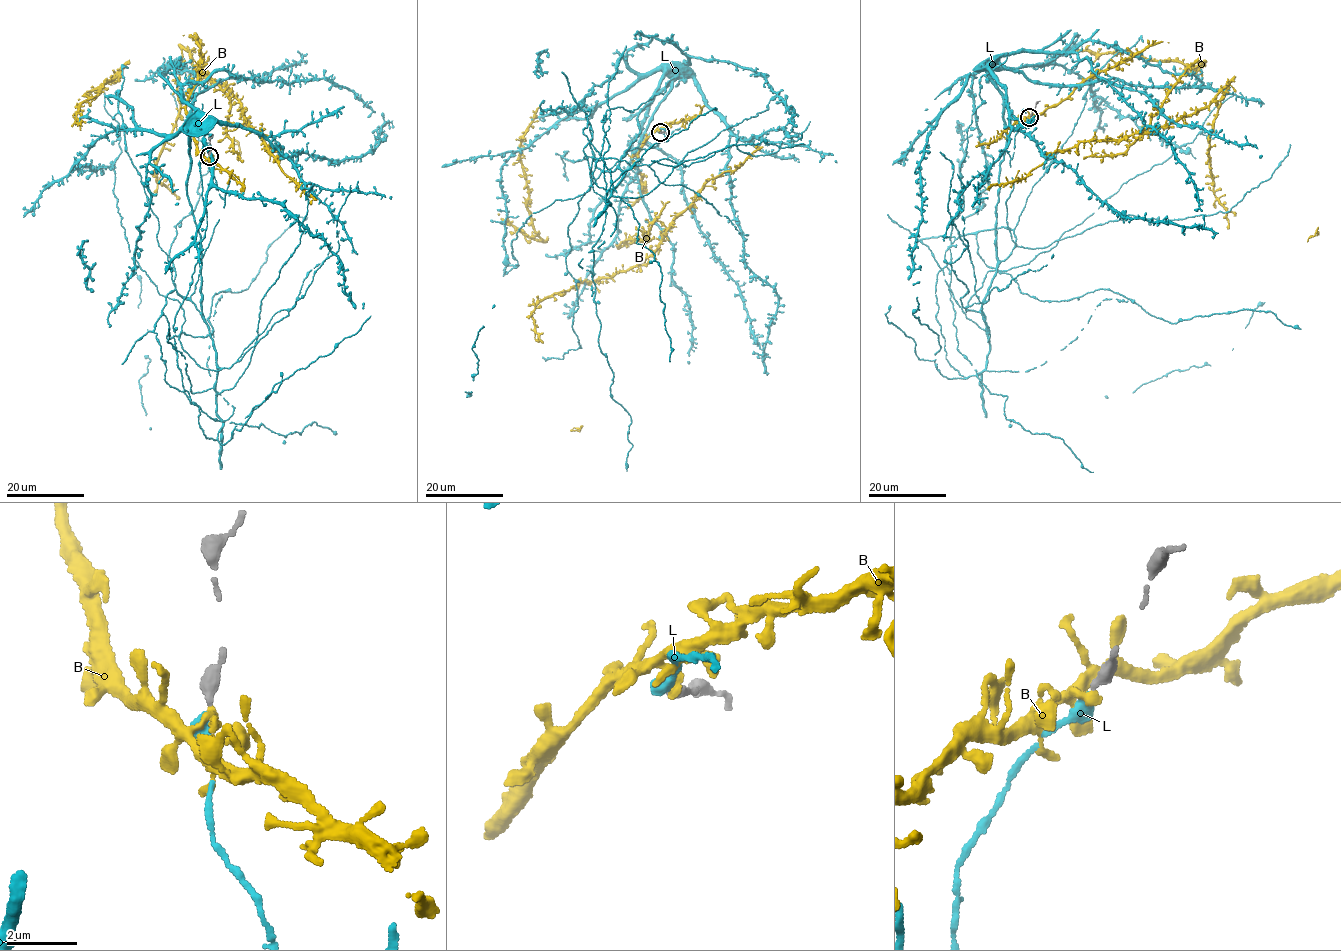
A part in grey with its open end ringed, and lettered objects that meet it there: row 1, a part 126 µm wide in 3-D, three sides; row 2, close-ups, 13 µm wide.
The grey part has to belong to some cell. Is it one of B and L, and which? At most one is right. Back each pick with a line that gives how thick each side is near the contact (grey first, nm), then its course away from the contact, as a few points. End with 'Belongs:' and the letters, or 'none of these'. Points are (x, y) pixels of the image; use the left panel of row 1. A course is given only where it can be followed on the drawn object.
L: Thickness 320 nm (grey) against 400 nm
Belongs: L

